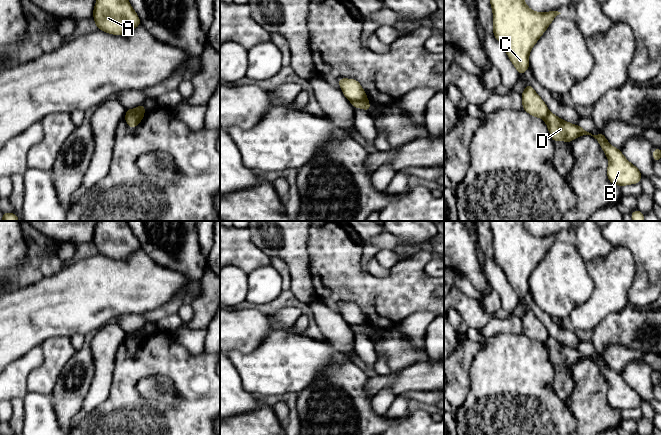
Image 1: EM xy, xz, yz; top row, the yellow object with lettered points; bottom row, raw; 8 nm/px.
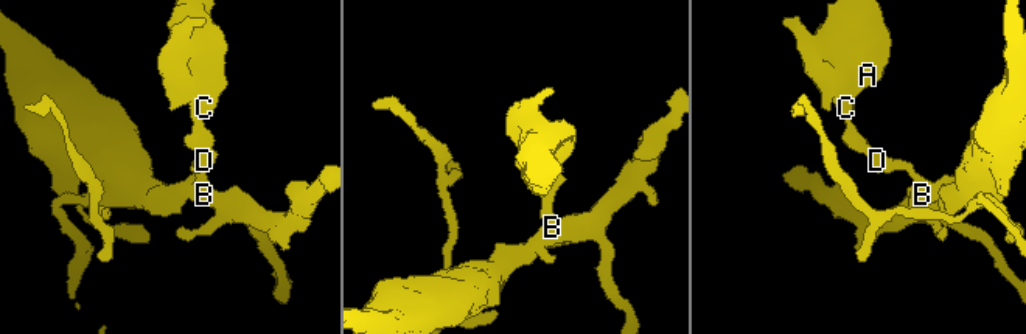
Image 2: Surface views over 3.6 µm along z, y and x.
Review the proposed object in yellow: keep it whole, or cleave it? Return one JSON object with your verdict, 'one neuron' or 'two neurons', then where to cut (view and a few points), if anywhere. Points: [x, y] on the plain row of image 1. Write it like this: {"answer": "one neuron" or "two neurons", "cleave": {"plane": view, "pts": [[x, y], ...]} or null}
{"answer": "two neurons", "cleave": {"plane": "xy", "pts": [[143, 336], [129, 338], [125, 342]]}}

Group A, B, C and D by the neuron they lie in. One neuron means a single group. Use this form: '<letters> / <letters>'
A C / B D

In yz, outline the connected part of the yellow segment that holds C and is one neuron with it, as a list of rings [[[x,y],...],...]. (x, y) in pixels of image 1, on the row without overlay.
[[[489,221],[493,234],[493,259],[502,268],[518,297],[524,299],[530,292],[529,277],[558,235],[534,236],[525,227],[524,221]]]

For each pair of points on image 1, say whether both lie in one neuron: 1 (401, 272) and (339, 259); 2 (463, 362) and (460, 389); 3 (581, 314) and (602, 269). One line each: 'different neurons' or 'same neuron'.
1: same neuron
2: same neuron
3: same neuron

